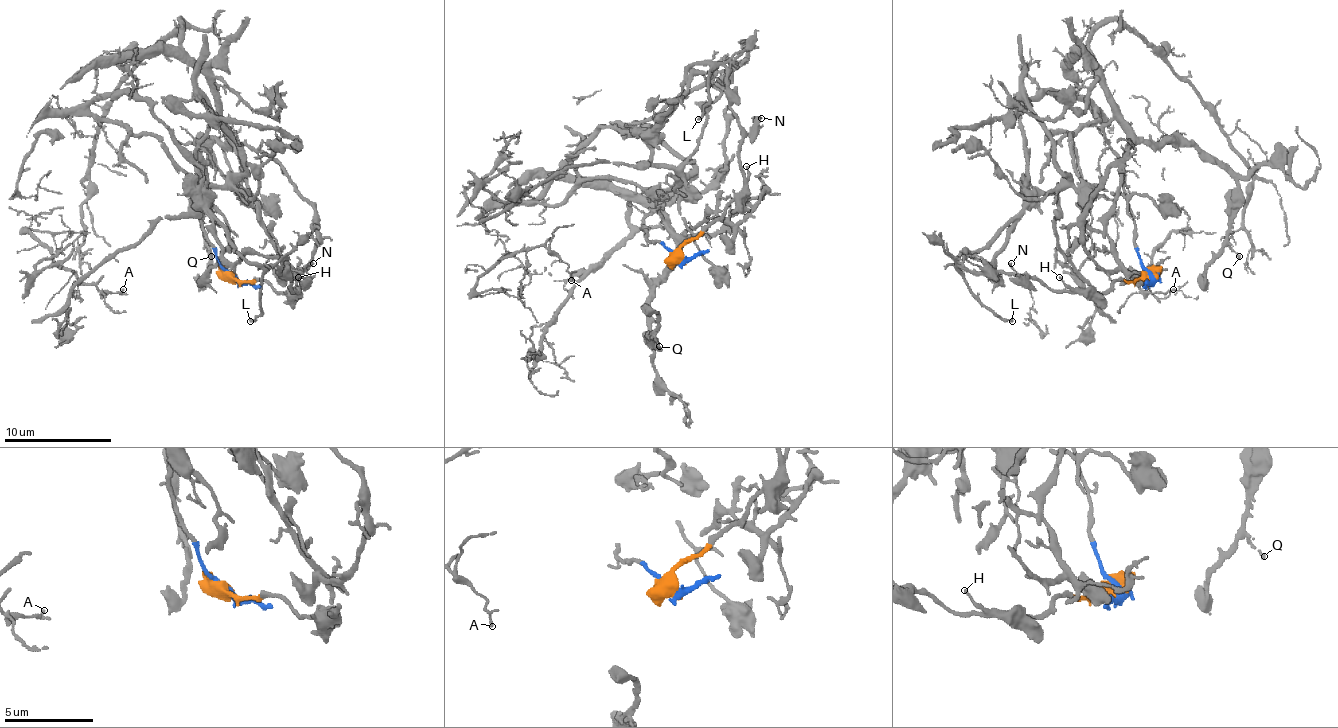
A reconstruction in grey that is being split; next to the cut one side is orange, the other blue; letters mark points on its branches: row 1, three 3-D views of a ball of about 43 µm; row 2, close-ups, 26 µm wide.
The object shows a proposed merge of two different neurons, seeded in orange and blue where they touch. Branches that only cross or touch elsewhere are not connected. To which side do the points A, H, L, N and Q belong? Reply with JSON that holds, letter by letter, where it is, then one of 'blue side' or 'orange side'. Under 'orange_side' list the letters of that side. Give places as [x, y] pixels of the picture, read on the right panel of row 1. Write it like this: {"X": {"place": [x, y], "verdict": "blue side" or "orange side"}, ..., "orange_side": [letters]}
{"A": {"place": [1173, 289], "verdict": "blue side"}, "H": {"place": [1059, 277], "verdict": "orange side"}, "L": {"place": [1012, 321], "verdict": "orange side"}, "N": {"place": [1011, 263], "verdict": "orange side"}, "Q": {"place": [1239, 256], "verdict": "blue side"}, "orange_side": ["H", "L", "N"]}

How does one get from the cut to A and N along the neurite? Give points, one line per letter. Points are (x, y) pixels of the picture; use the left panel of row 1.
A: (230, 276), (195, 182), (217, 93), (182, 20), (101, 117), (85, 238), (26, 230), (88, 284), (123, 289)
N: (230, 276), (238, 281), (265, 281), (276, 292), (292, 292), (297, 276), (305, 276), (305, 268), (313, 263)

